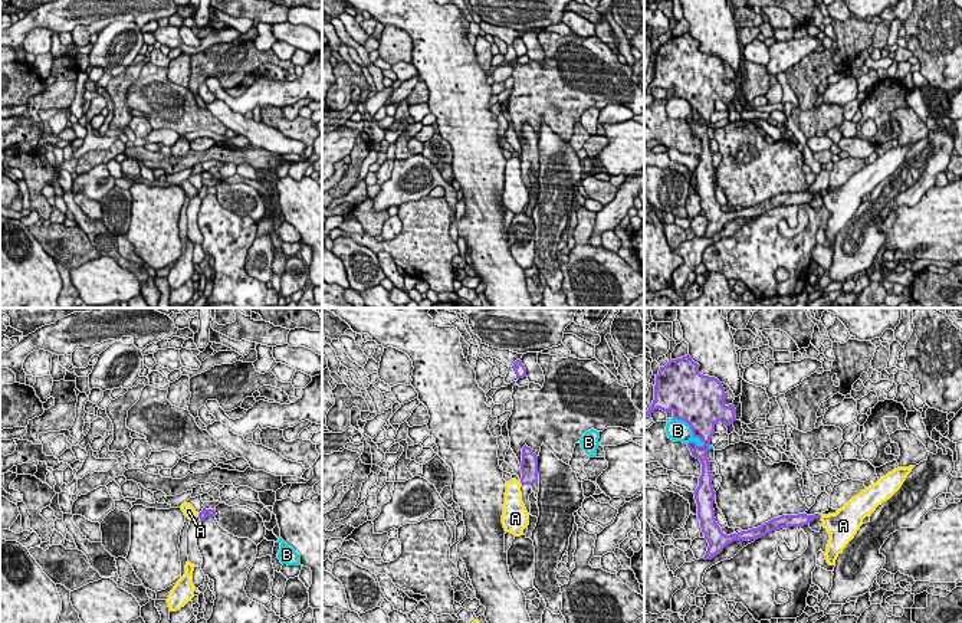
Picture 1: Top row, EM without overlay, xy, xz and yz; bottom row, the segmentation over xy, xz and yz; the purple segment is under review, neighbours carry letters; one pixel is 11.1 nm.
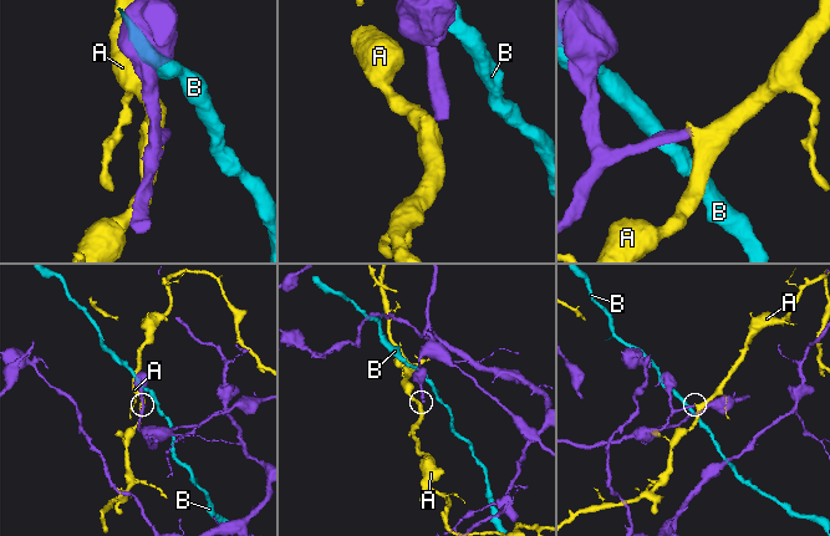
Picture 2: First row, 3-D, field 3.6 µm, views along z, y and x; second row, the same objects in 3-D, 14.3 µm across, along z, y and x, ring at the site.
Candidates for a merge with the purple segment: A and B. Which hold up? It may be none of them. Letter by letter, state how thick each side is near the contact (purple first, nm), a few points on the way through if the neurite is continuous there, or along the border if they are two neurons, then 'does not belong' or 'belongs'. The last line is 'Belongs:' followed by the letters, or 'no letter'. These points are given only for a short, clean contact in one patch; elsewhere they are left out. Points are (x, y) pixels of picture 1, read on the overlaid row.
A: 190 nm thick on the purple side, 190 nm on the other; border along xz (519, 481), (522, 484); does not belong
B: 460 nm thick on the purple side, 240 nm on the other; does not belong
Belongs: no letter

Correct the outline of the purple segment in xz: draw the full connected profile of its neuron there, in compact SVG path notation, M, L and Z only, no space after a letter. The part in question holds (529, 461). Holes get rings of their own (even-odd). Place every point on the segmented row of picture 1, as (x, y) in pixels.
M526 445L522 447L522 462L519 465L522 470L522 478L521 478L522 502L529 514L529 525L528 525L526 538L531 538L532 531L536 527L538 518L531 515L529 495L532 494L531 486L533 483L538 483L539 473L538 473L538 456Z

